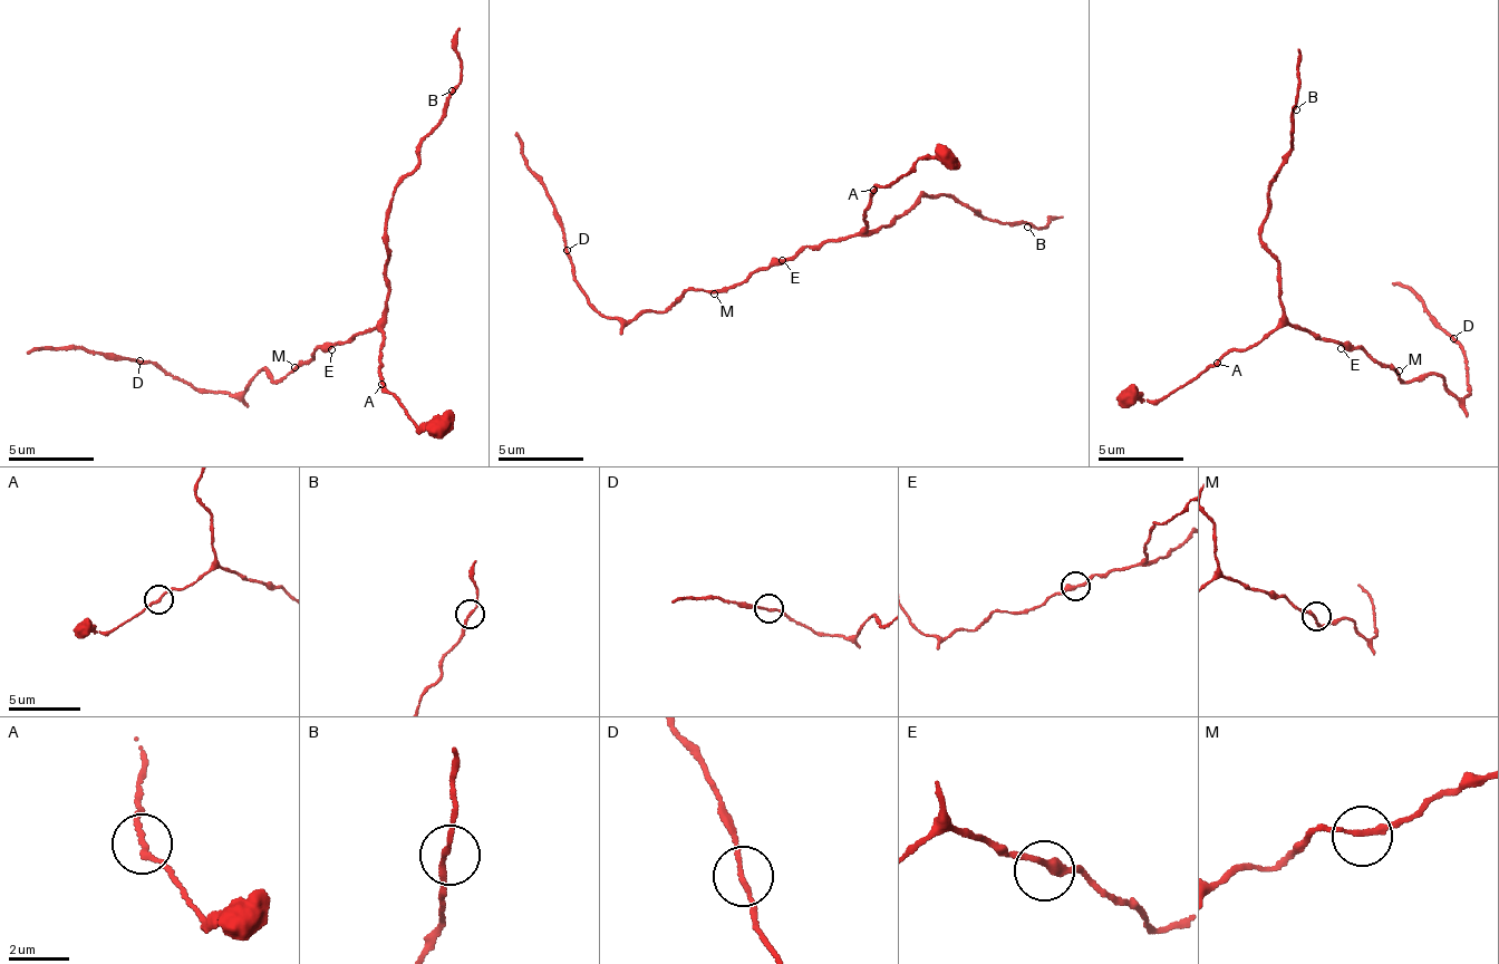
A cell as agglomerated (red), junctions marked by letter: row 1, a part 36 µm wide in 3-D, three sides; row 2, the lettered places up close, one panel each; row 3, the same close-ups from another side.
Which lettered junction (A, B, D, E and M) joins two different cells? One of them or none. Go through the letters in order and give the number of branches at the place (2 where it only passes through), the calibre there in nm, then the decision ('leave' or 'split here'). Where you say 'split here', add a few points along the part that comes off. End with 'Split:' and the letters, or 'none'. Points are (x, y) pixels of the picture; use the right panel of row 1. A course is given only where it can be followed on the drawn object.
A: 2 branches meet; 170 nm thick; leave
B: 2 branches meet; 170 nm thick; leave
D: 2 branches meet; 150 nm thick; leave
E: 2 branches meet; 280 nm thick; leave
M: 2 branches meet; 170 nm thick; leave
Split: none

